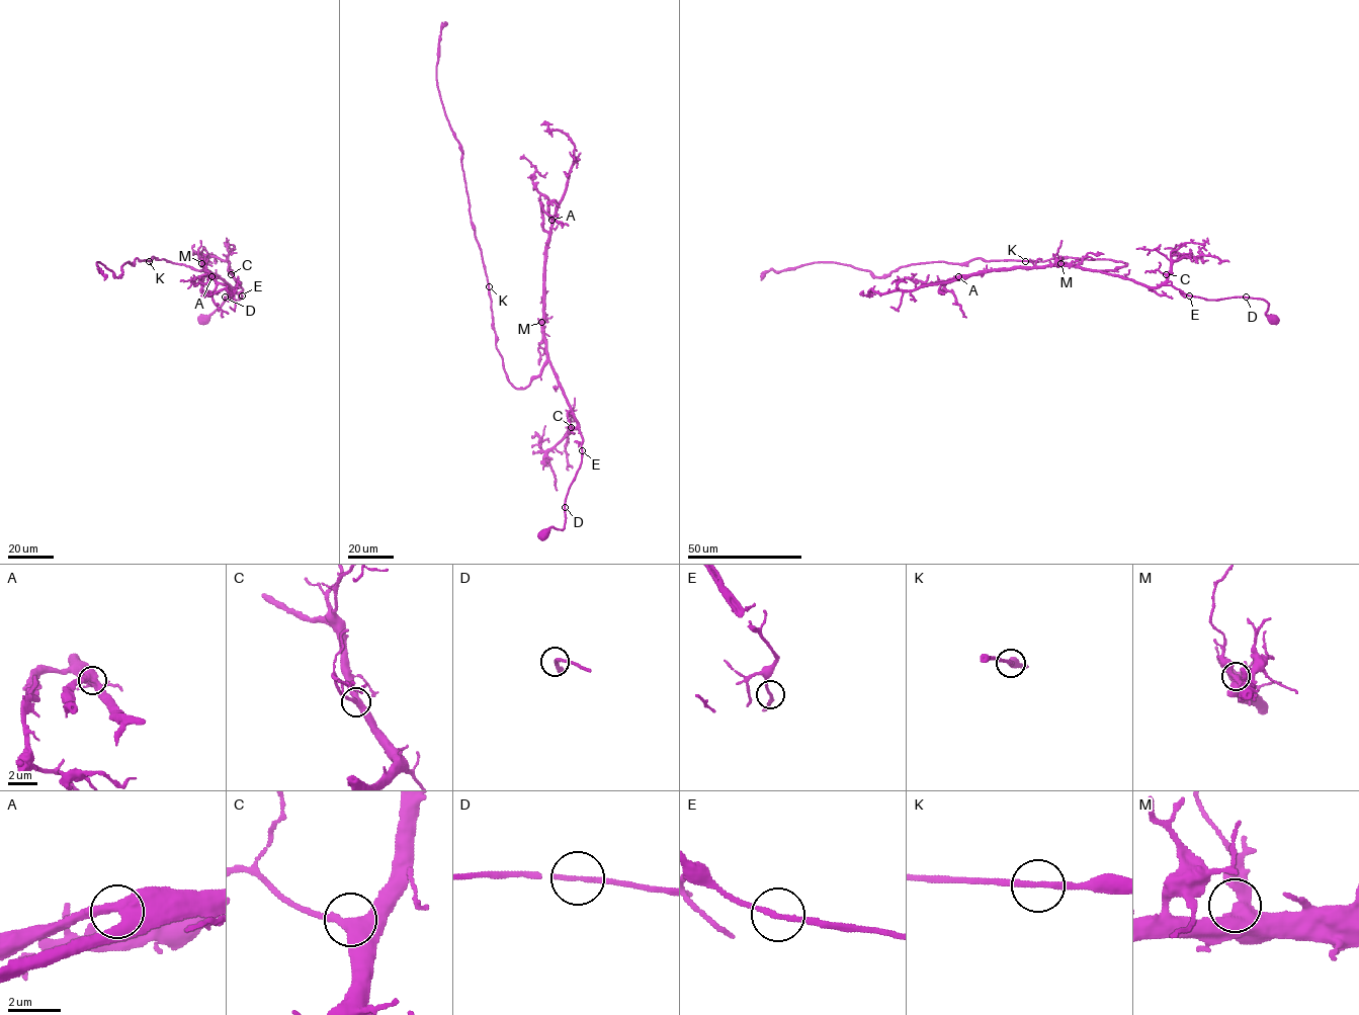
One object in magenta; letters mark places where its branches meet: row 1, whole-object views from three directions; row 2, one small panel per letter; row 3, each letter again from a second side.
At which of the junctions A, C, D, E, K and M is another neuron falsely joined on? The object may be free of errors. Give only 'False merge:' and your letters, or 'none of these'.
False merge: none of these

